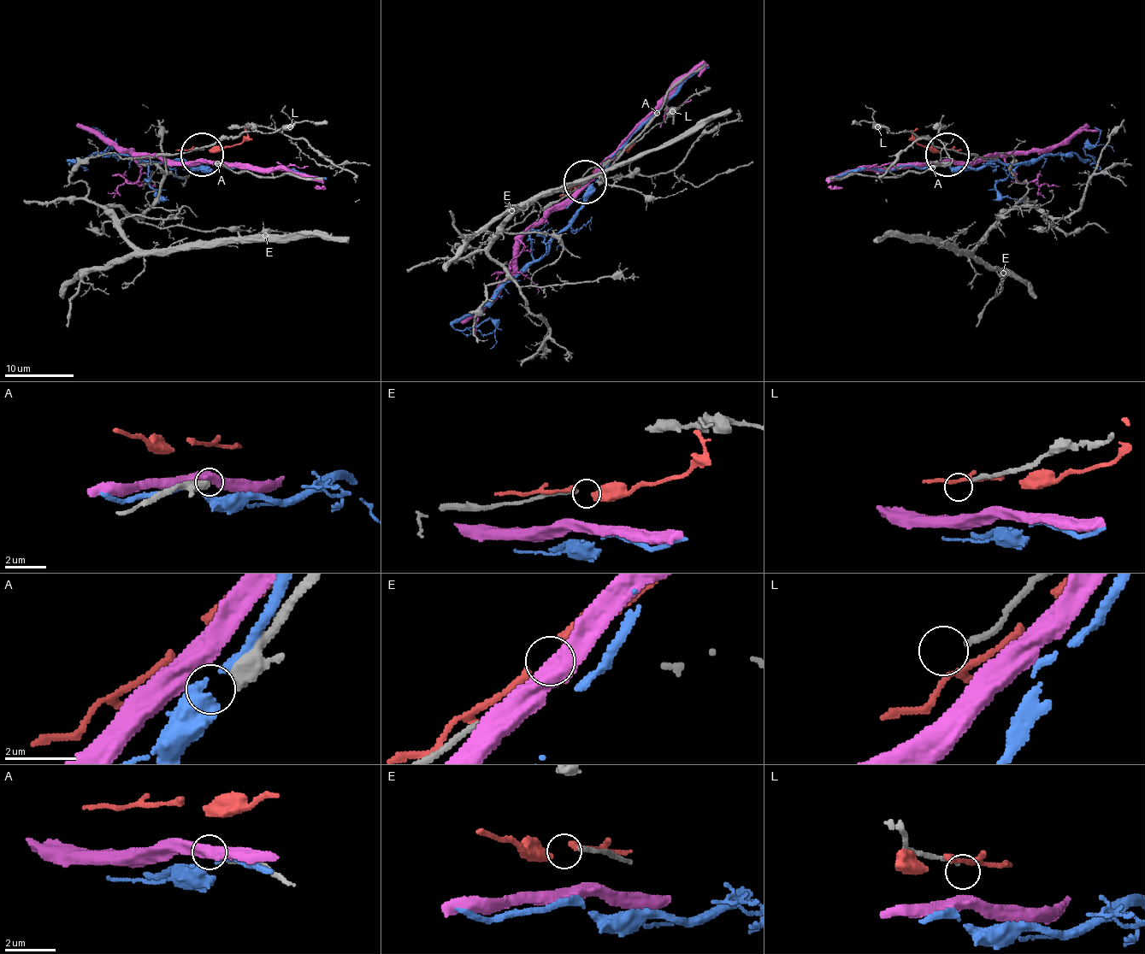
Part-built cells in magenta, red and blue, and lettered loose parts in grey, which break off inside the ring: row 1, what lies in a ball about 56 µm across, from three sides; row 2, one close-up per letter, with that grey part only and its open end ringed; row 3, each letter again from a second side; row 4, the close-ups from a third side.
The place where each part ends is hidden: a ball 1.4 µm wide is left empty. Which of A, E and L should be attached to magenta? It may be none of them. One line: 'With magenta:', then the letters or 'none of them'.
With magenta: none of them

